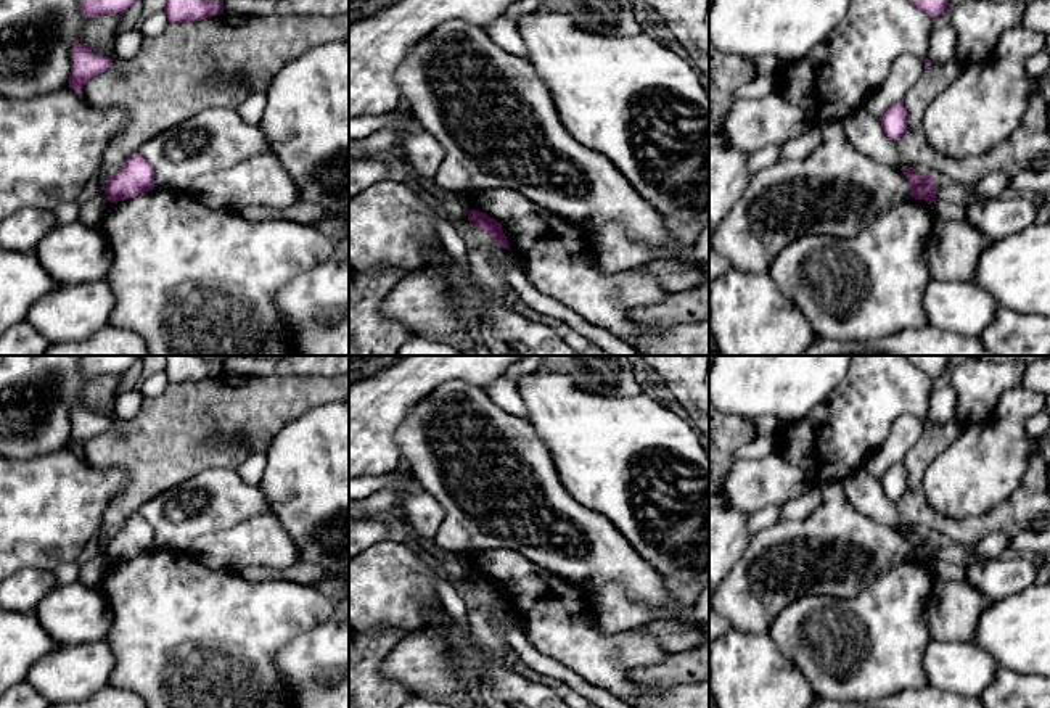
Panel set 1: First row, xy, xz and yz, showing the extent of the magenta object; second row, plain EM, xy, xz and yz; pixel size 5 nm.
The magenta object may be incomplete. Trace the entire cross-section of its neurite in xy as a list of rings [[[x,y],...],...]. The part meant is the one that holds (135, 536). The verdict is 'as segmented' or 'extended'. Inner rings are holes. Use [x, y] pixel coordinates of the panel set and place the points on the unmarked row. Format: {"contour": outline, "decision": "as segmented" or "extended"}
{"contour": [[[133,513],[124,521],[117,533],[108,537],[105,555],[109,563],[117,563],[143,555],[154,547],[151,526],[138,513]]], "decision": "as segmented"}

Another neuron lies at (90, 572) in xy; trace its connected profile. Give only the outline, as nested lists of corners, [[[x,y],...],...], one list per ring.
[[[100,554],[90,560],[79,560],[77,582],[96,586],[108,566],[109,560],[105,554]]]

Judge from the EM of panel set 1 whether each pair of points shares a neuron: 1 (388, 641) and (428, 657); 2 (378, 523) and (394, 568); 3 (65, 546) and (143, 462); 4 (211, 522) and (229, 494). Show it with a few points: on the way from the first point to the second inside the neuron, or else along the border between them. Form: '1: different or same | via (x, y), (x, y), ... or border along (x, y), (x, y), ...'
1: different | border along (407, 634), (383, 662), (383, 678)
2: different | border along (399, 536), (377, 541), (365, 551)
3: different | border along (124, 467), (127, 483), (105, 509)
4: same | via (211, 515), (222, 501)

